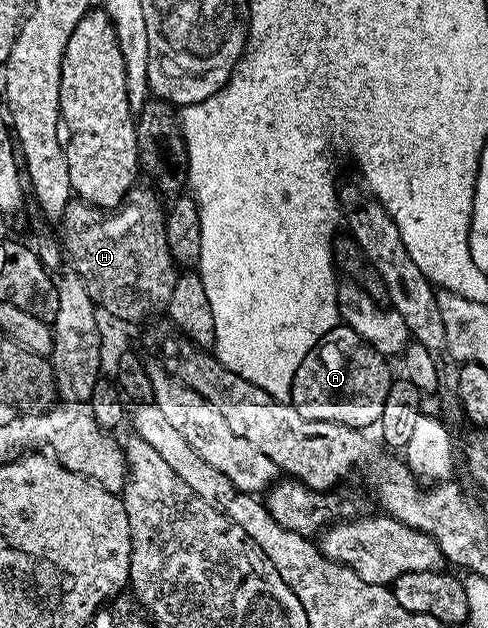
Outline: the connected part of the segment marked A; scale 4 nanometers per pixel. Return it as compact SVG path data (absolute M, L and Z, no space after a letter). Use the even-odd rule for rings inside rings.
M336 325L301 361L293 377L290 404L301 417L313 421L333 421L360 429L378 424L385 409L389 386L388 360L378 355L353 329Z

